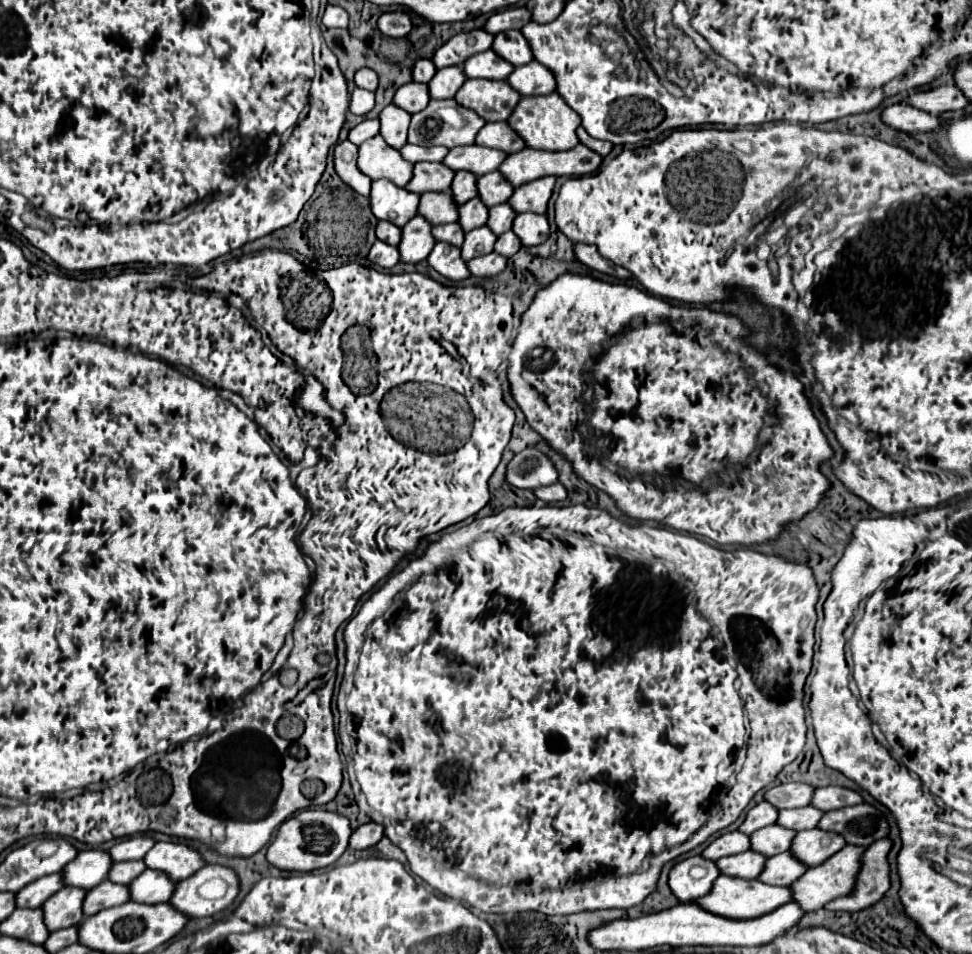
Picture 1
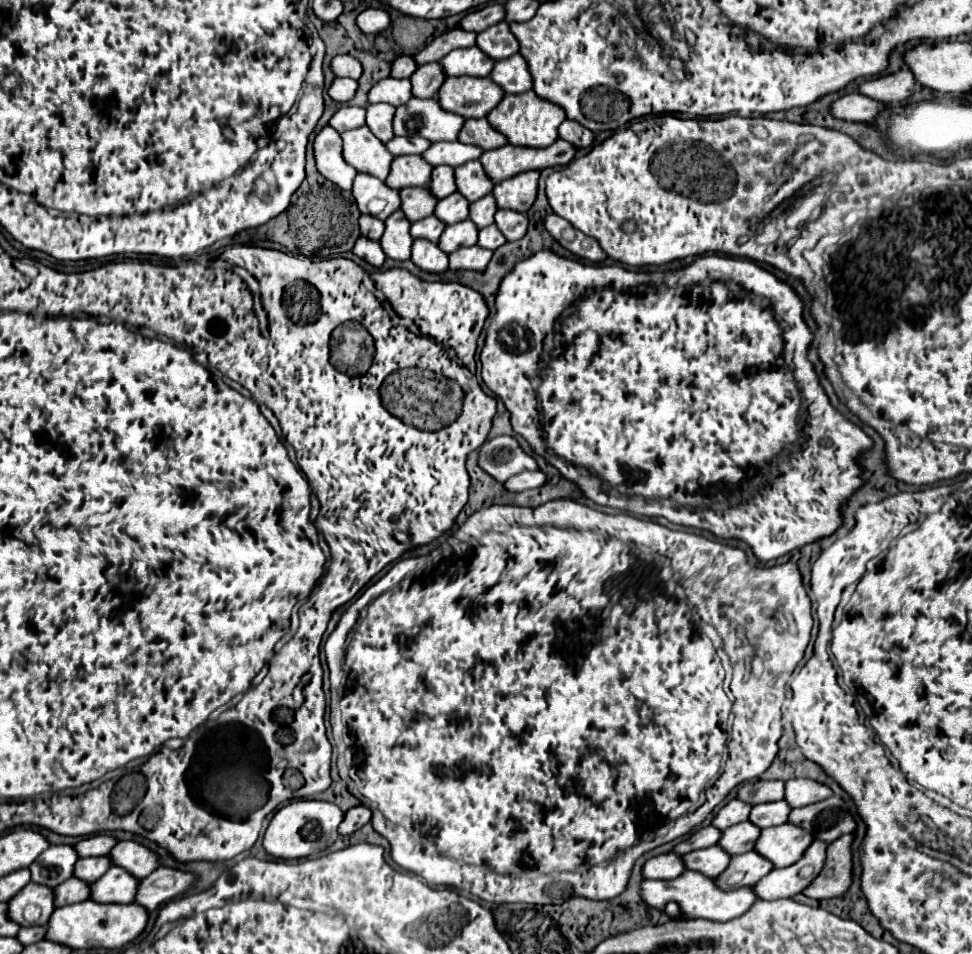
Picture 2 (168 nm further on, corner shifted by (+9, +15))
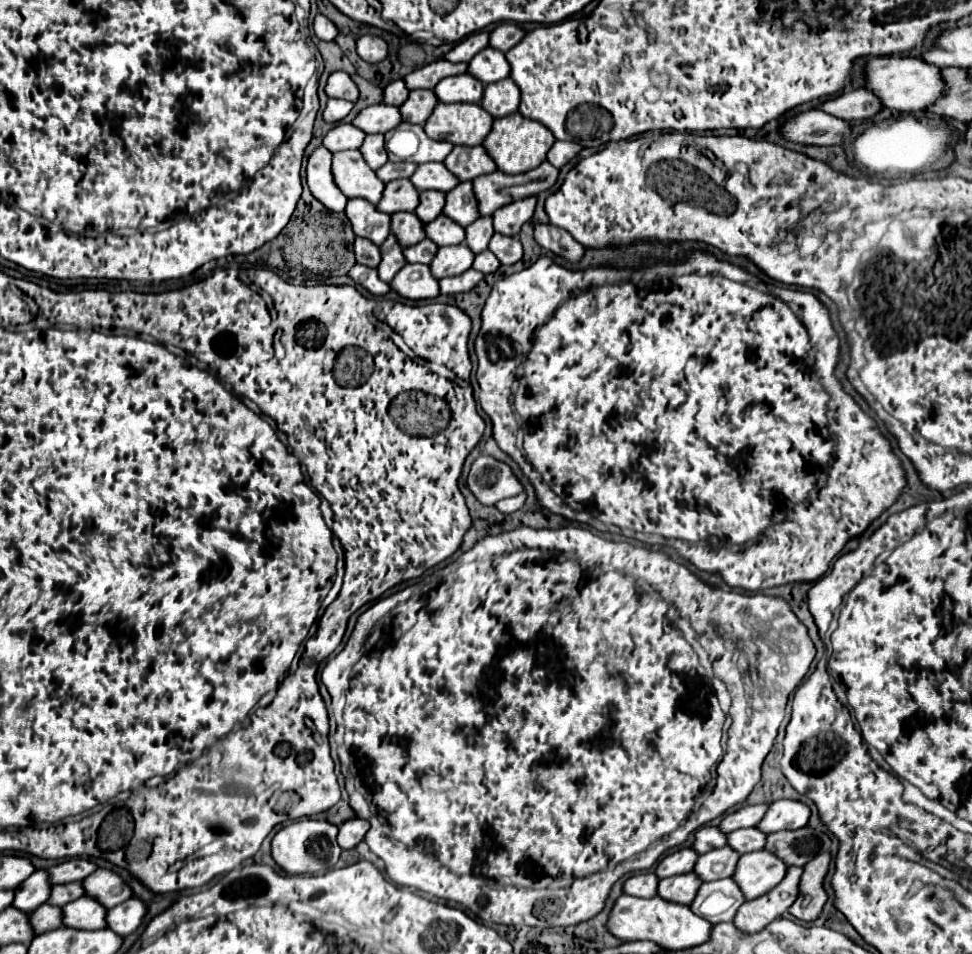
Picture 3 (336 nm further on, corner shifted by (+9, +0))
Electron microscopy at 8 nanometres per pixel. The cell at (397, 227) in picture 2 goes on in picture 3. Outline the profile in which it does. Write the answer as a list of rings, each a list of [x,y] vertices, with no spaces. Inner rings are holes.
[[[391,233],[385,243],[381,245],[381,263],[377,267],[379,277],[385,283],[391,283],[393,277],[397,275],[397,271],[401,271],[401,267],[405,265],[405,255],[403,255],[403,247],[399,245],[397,237]]]

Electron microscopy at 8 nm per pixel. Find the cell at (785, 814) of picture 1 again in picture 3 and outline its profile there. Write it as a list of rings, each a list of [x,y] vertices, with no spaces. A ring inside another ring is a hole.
[[[745,827],[745,829],[737,829],[737,831],[729,833],[727,845],[737,849],[743,855],[743,853],[751,853],[751,851],[763,849],[765,847],[765,837],[767,837],[767,833],[761,833],[761,829]]]

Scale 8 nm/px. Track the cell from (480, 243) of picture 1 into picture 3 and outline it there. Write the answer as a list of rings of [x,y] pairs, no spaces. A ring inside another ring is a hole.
[[[463,243],[453,245],[453,247],[439,247],[435,259],[431,261],[431,273],[437,279],[443,279],[447,275],[459,275],[467,271],[473,265],[475,253],[469,251]]]

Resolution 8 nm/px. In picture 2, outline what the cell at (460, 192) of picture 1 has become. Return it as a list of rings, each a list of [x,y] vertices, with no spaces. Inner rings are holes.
[[[433,168],[429,190],[433,192],[437,200],[453,194],[457,190],[455,180],[453,180],[453,168]]]

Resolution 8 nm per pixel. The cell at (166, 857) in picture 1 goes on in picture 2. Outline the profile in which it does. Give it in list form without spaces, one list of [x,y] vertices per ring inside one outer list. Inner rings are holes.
[[[133,840],[117,842],[111,848],[109,858],[111,858],[113,866],[127,870],[135,878],[145,878],[149,872],[153,872],[159,866],[157,856],[149,848],[141,846],[139,842],[133,842]]]

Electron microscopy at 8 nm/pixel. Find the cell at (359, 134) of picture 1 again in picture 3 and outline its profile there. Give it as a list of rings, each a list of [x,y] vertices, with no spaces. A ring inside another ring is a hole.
[[[339,123],[335,125],[323,139],[323,145],[335,153],[343,149],[359,149],[365,139],[365,133],[359,127],[353,127],[351,123]]]

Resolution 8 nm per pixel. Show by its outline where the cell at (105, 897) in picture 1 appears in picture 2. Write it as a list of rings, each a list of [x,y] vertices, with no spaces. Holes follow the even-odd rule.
[[[69,878],[65,880],[65,884],[59,884],[57,888],[53,888],[53,894],[55,894],[55,908],[77,904],[77,902],[83,902],[85,896],[89,896],[89,884],[83,880]]]

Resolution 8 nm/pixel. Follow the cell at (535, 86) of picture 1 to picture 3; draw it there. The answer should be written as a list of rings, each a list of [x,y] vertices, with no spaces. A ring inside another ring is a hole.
[[[503,79],[485,85],[481,107],[489,111],[493,117],[505,117],[517,111],[519,101],[521,101],[521,91],[517,83],[513,83],[511,79]]]

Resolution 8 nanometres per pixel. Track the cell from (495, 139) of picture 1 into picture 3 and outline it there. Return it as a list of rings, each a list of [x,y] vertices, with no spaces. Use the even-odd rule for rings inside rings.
[[[455,145],[451,155],[445,159],[445,165],[451,173],[455,173],[461,181],[475,179],[485,173],[493,173],[497,167],[483,145],[477,147],[465,147]]]

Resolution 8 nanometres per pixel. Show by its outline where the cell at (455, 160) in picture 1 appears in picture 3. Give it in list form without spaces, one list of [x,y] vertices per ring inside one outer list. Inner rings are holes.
[[[435,161],[419,165],[417,171],[413,173],[411,181],[419,191],[437,189],[437,191],[445,191],[445,193],[451,191],[459,183],[459,179],[443,163],[435,163]]]

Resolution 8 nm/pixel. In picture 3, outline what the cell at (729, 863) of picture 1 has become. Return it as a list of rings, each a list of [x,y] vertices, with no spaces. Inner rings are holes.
[[[693,871],[685,873],[685,875],[677,875],[677,877],[667,877],[667,879],[659,881],[659,897],[667,899],[667,901],[689,905],[697,897],[701,883],[703,881]]]

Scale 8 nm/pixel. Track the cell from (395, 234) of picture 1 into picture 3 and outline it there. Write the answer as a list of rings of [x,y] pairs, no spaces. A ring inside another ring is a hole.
[[[357,237],[355,239],[355,257],[357,257],[357,263],[363,263],[367,267],[377,267],[379,261],[381,261],[381,253],[379,253],[379,247],[375,243],[371,243],[369,239],[363,239],[363,237]]]

